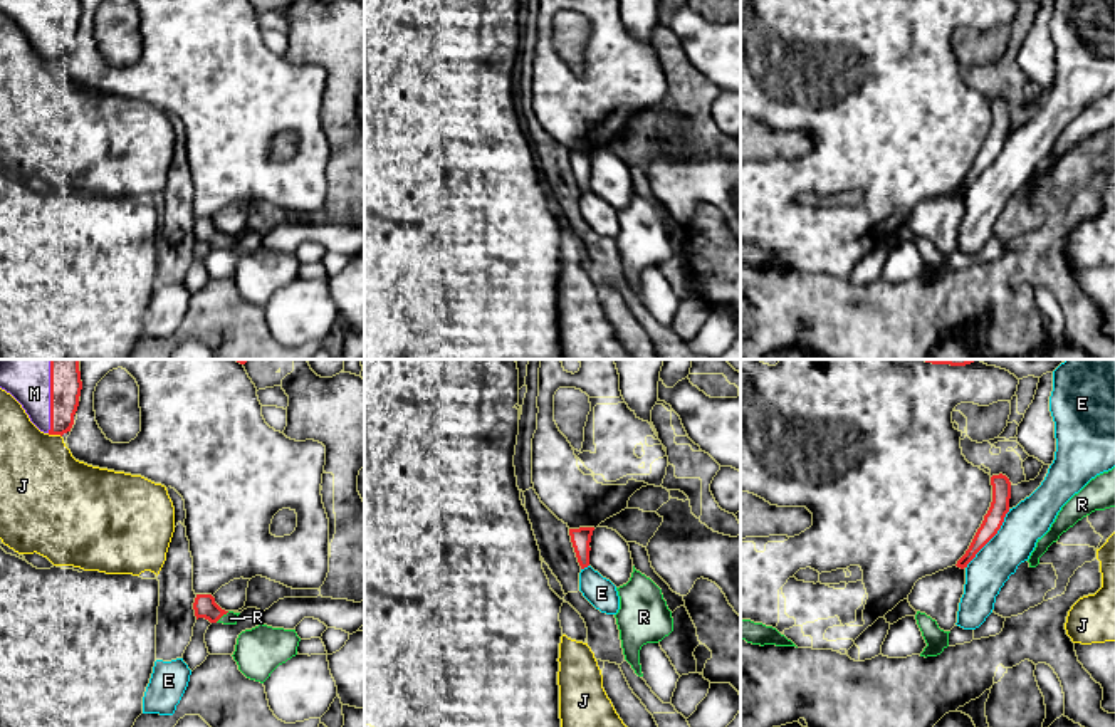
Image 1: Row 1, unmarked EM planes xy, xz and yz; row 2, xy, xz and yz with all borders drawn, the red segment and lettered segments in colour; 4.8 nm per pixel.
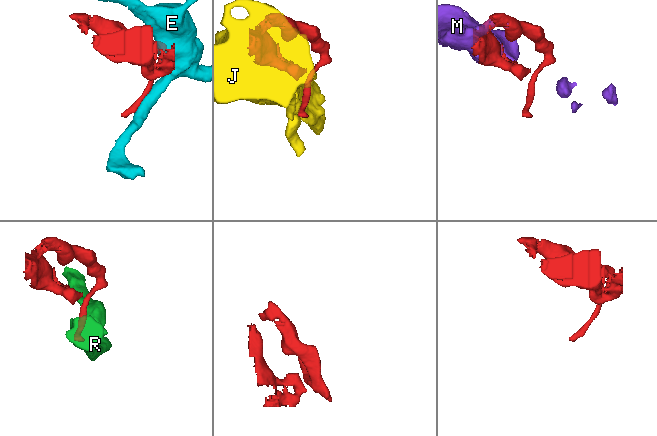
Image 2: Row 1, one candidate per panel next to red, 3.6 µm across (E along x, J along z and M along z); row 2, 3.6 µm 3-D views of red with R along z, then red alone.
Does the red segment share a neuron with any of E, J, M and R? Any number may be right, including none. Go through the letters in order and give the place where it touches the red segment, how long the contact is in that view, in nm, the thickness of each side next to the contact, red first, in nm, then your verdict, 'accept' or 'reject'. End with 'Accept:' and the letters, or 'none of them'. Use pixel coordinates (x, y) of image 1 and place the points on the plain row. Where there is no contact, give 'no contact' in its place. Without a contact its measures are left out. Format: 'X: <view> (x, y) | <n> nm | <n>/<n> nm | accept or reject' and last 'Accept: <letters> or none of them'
E: yz (991, 162) | 360 nm | 100/200 nm | reject
J: xy (54, 57) | 70 nm | 140/400 nm | reject
M: xy (51, 29) | 280 nm | 140/160 nm | accept
R: xy (222, 239) | 90 nm | 110/60 nm | reject
Accept: M

